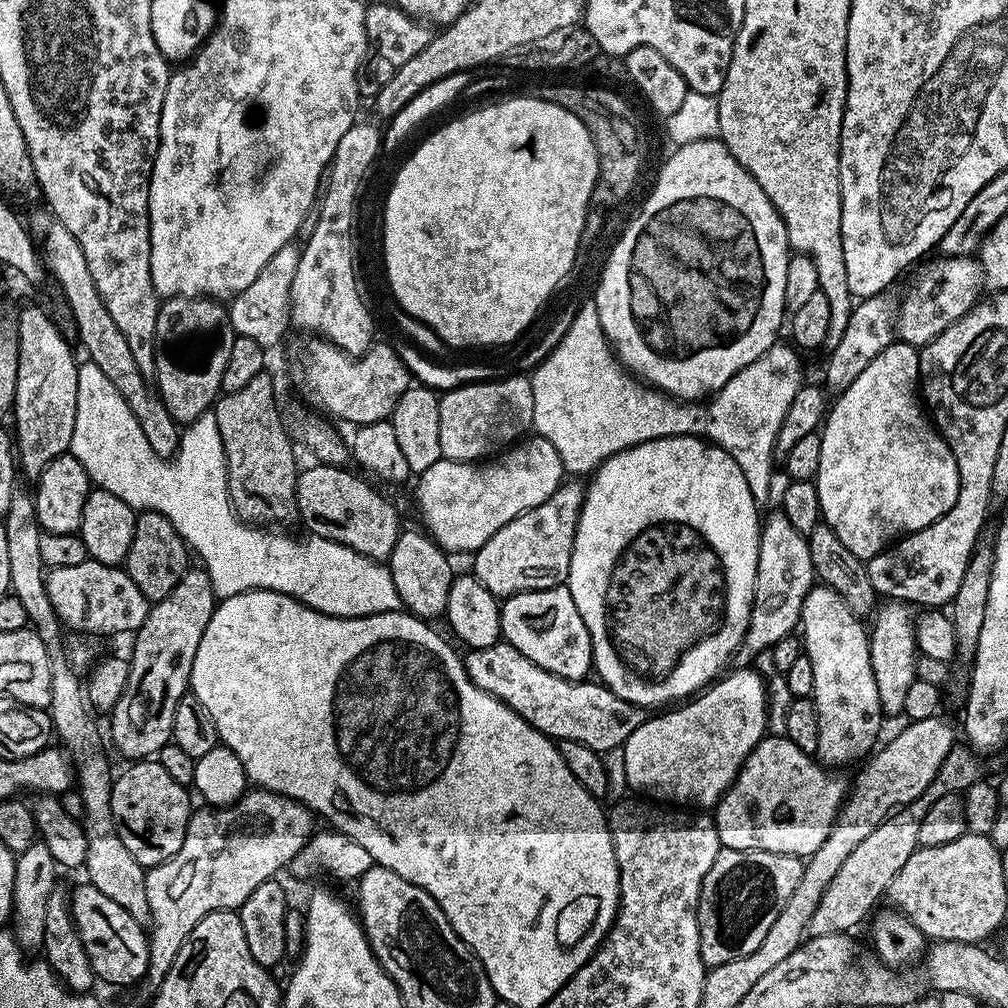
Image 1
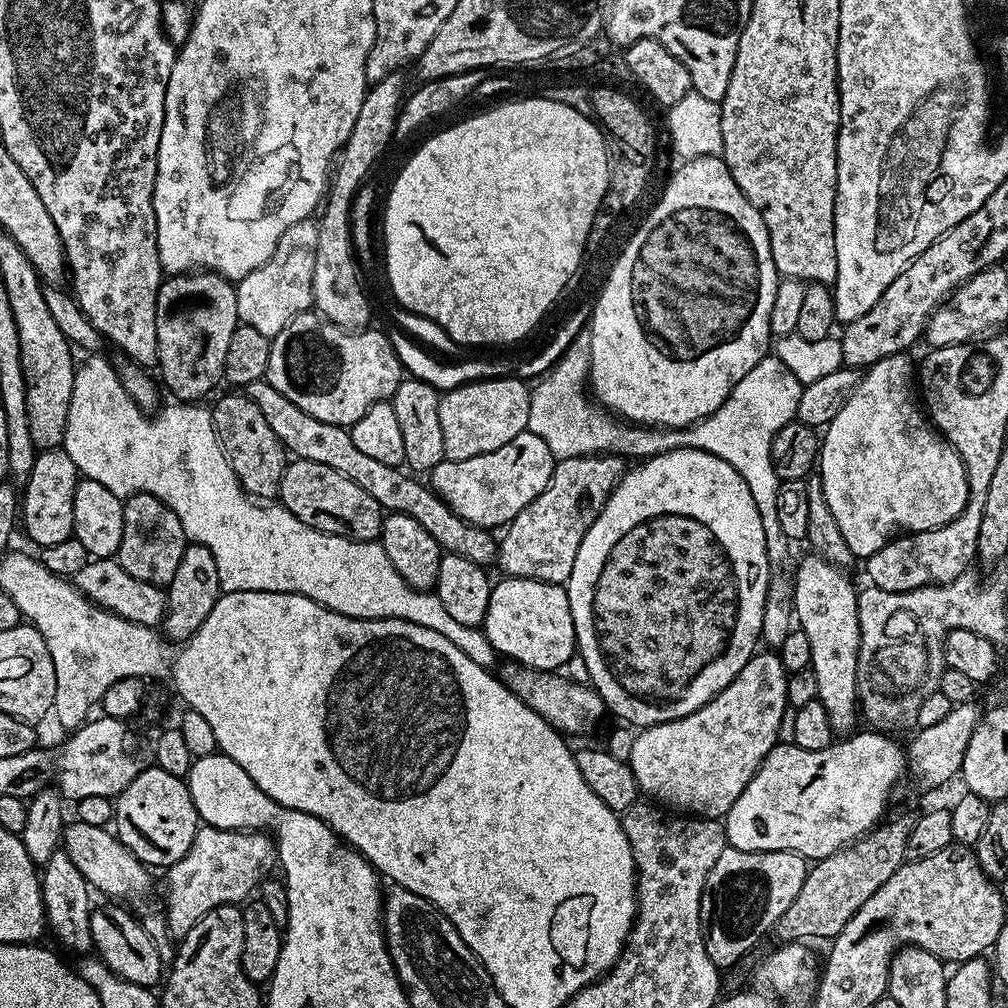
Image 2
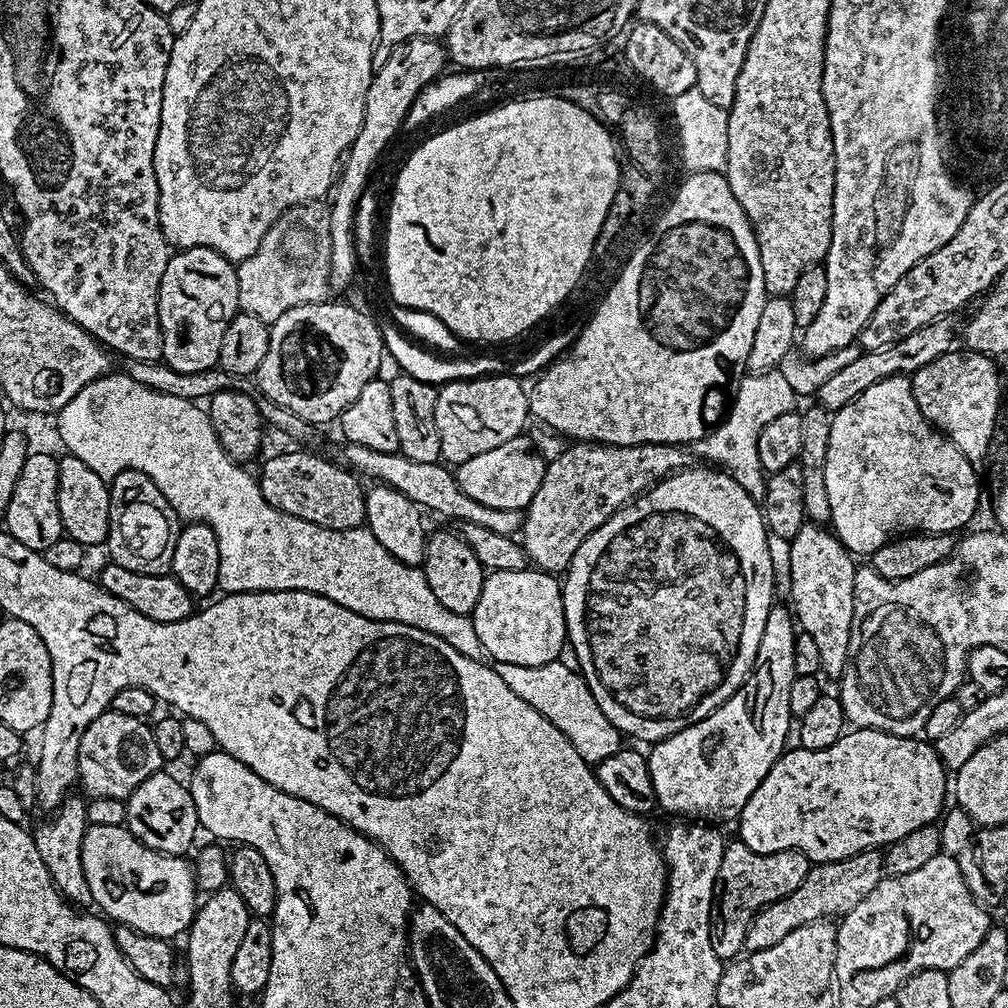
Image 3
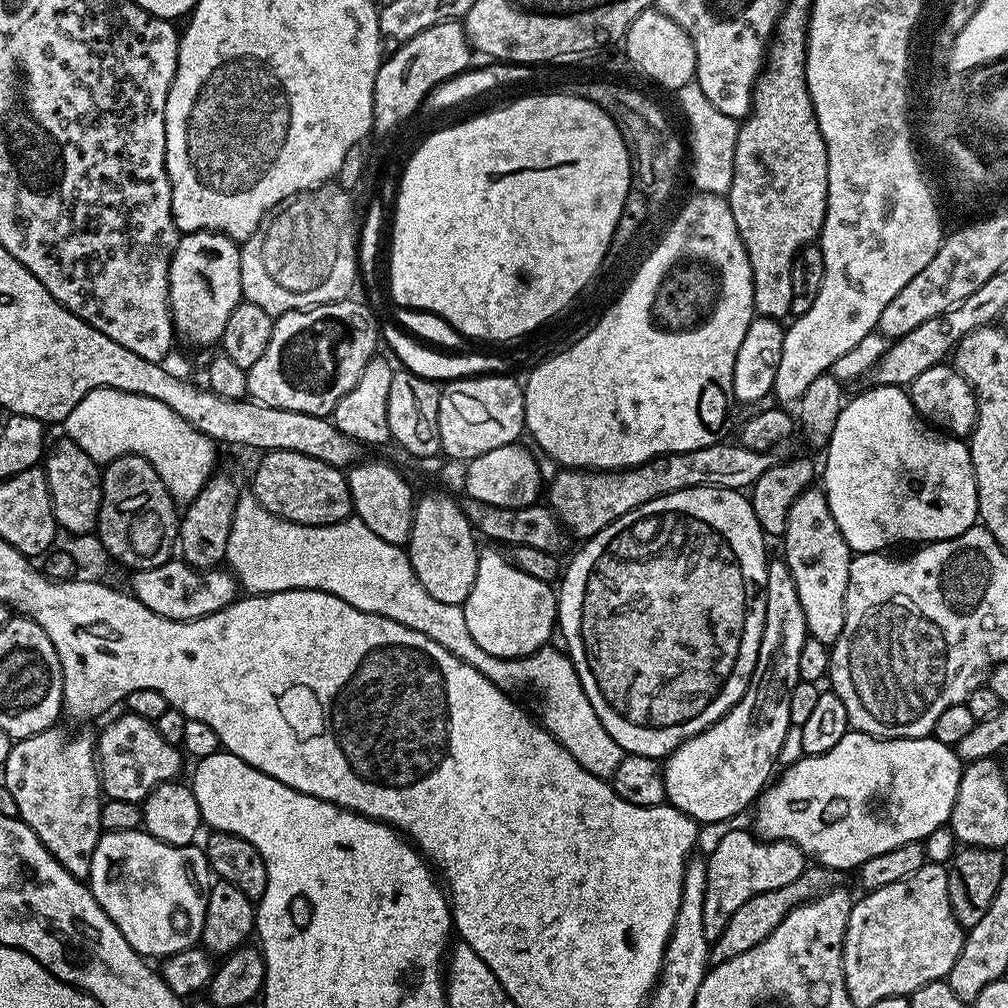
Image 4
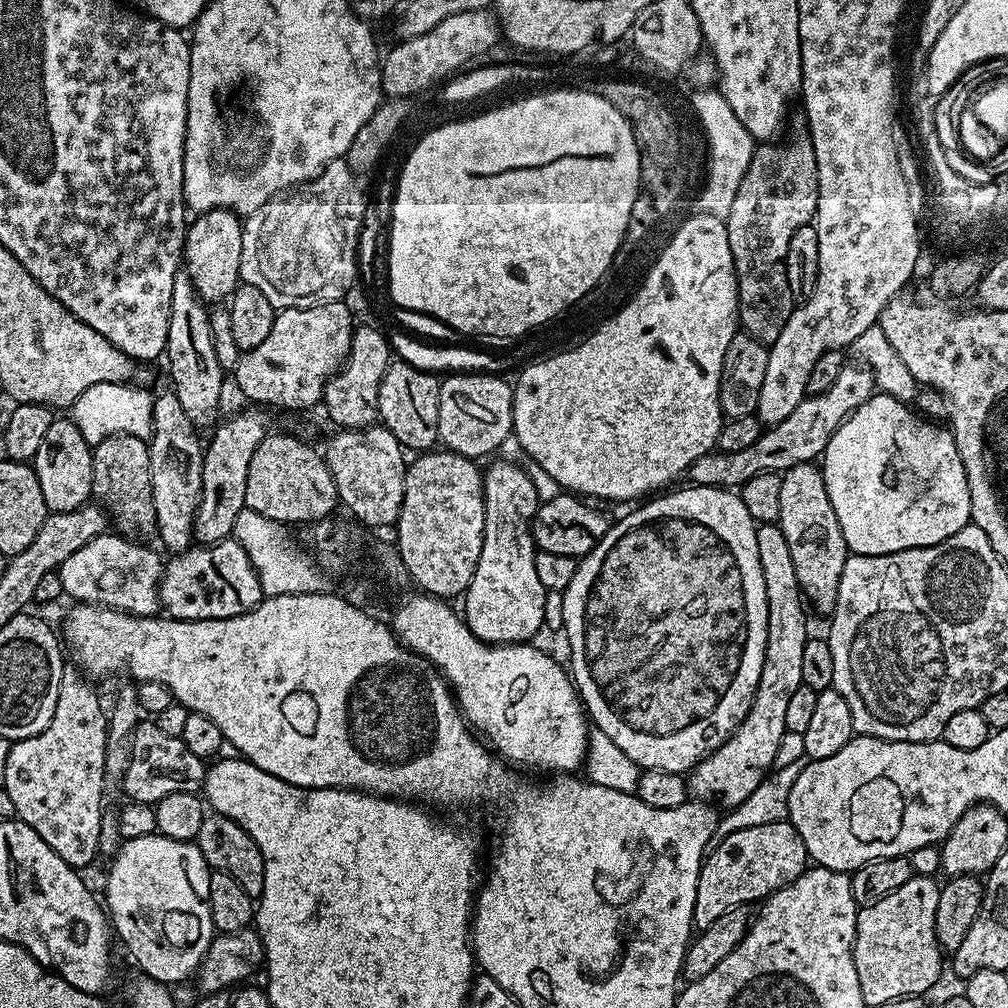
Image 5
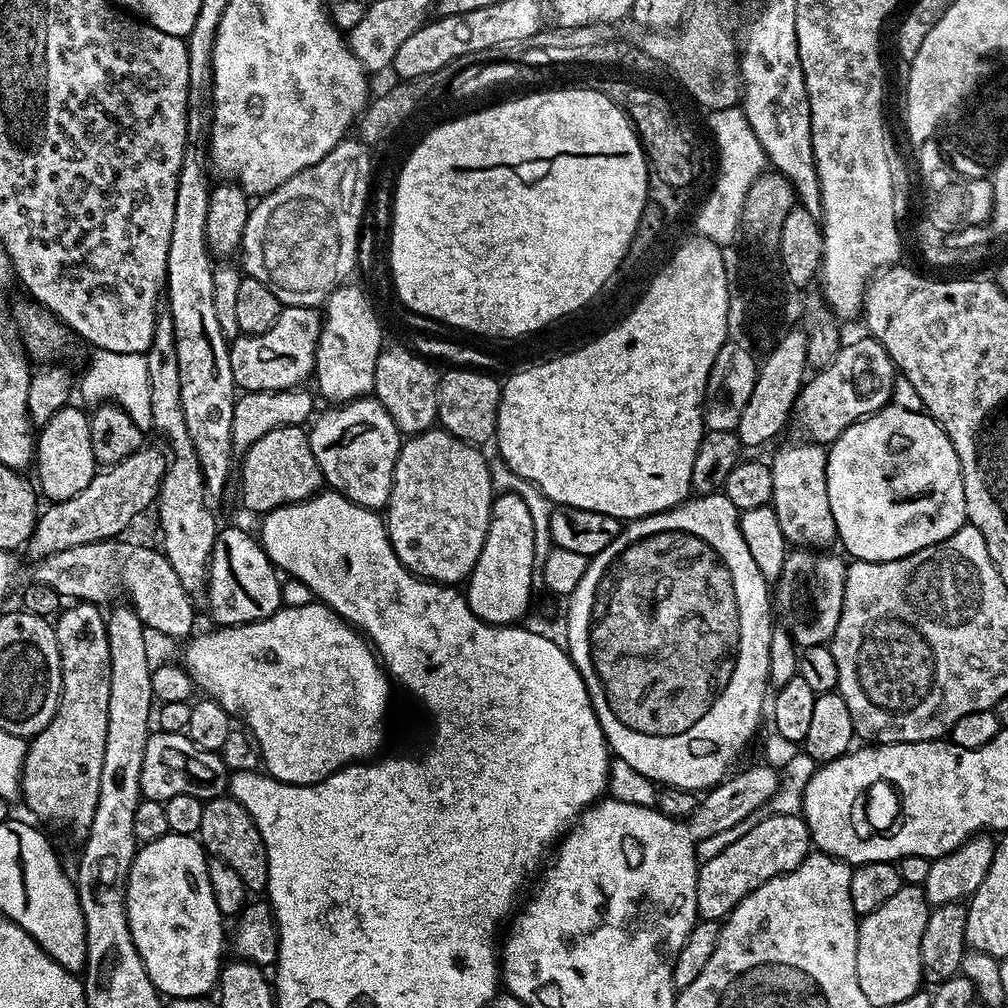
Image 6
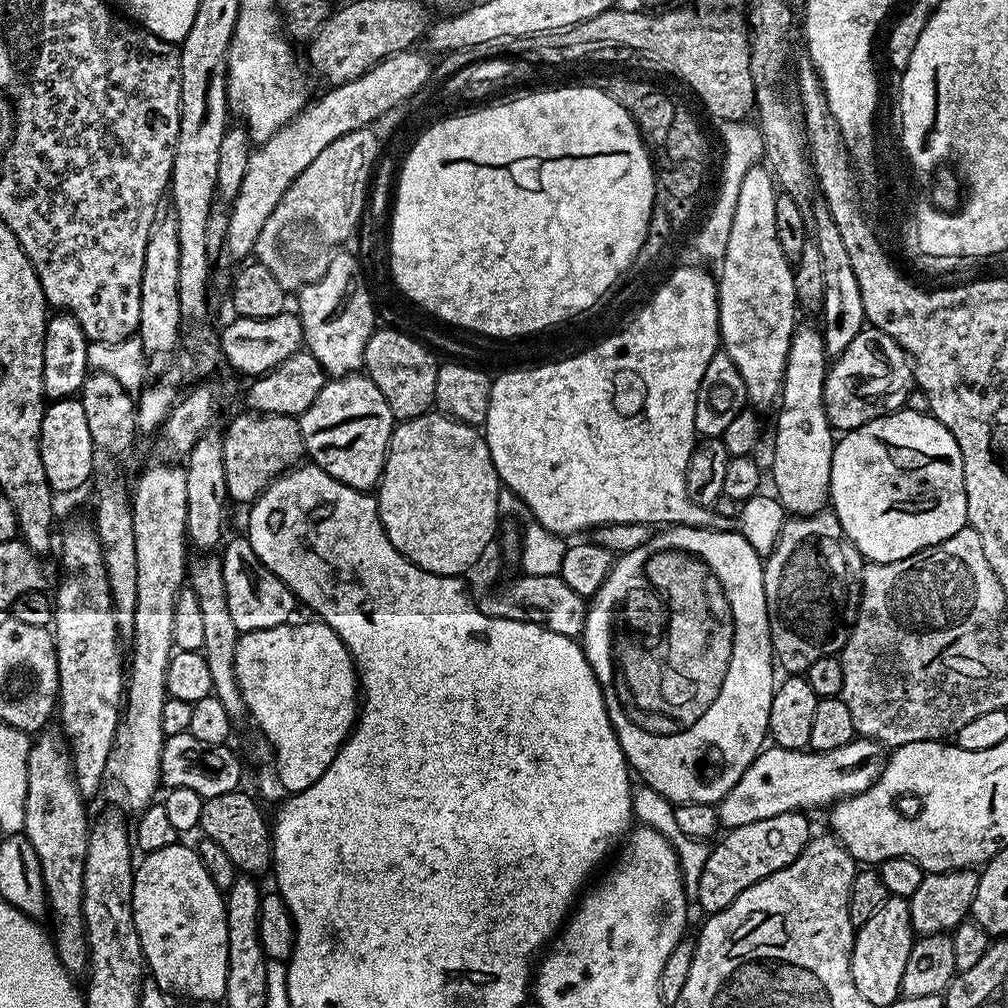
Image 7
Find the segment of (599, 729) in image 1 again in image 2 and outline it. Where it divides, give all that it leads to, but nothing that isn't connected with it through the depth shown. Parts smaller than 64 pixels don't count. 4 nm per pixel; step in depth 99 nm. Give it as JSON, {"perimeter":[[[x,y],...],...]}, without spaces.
{"perimeter":[[[504,662],[504,665],[502,664],[503,663],[499,665],[499,668],[501,668],[498,668],[498,675],[500,679],[503,680],[507,688],[509,688],[509,690],[511,690],[511,692],[515,694],[515,696],[517,696],[519,700],[521,700],[522,702],[526,702],[526,706],[530,706],[530,710],[534,710],[535,712],[537,712],[537,714],[541,716],[543,720],[545,720],[545,722],[549,724],[549,726],[556,729],[557,732],[561,734],[569,734],[568,732],[588,732],[591,730],[591,728],[598,727],[600,724],[600,719],[602,719],[603,716],[606,716],[606,705],[604,703],[604,699],[602,699],[602,697],[600,697],[600,695],[596,693],[595,688],[589,686],[587,683],[584,683],[585,685],[575,684],[574,681],[567,680],[566,677],[560,676],[564,674],[557,674],[555,671],[552,670],[541,670],[539,668],[525,668],[524,665],[515,662]]]}

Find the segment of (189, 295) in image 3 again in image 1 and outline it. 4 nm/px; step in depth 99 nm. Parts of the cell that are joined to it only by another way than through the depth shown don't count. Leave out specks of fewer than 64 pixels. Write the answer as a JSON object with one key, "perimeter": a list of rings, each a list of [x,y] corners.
{"perimeter":[[[169,296],[161,303],[156,323],[154,387],[177,424],[190,426],[215,405],[222,392],[222,374],[226,374],[226,362],[230,362],[230,349],[236,338],[227,307],[219,299]]]}

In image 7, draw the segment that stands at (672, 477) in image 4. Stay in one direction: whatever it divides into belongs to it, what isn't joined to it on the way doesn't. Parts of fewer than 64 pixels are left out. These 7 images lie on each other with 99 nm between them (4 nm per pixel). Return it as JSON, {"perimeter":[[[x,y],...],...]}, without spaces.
{"perimeter":[[[865,326],[844,353],[831,361],[824,383],[824,409],[833,429],[851,432],[866,422],[901,411],[913,389],[908,353],[900,349],[890,334]]]}

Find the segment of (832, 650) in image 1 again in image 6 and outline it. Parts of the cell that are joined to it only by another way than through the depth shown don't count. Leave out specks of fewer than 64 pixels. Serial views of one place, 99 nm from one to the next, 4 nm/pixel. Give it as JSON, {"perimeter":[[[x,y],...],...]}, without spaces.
{"perimeter":[[[803,442],[788,444],[770,460],[774,474],[774,494],[770,505],[774,523],[782,526],[789,545],[824,550],[837,539],[834,514],[830,514],[830,494],[826,490],[828,453],[825,445]]]}

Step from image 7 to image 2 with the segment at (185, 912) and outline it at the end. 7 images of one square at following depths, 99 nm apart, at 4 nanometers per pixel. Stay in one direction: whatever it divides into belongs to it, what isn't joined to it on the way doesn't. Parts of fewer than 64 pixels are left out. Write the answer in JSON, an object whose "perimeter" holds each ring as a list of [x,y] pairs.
{"perimeter":[[[69,823],[64,829],[62,850],[70,854],[74,866],[82,870],[89,885],[99,895],[101,892],[104,896],[113,896],[116,899],[113,901],[128,902],[124,900],[130,899],[131,896],[144,896],[152,884],[151,878],[148,877],[149,869],[107,827]]]}

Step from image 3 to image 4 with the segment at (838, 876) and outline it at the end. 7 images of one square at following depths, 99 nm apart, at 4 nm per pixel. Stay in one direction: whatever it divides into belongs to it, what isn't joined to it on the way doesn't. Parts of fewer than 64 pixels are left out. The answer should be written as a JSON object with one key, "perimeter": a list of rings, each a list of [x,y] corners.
{"perimeter":[[[808,866],[790,886],[778,886],[778,890],[766,890],[766,894],[758,894],[750,898],[750,902],[742,902],[738,910],[726,922],[722,934],[710,944],[710,960],[713,965],[720,964],[723,960],[738,958],[738,954],[746,954],[746,950],[754,950],[758,942],[762,942],[768,935],[790,914],[790,910],[797,908],[799,904],[805,904],[808,900],[815,900],[823,892],[831,892],[837,887],[837,869],[823,866]]]}

